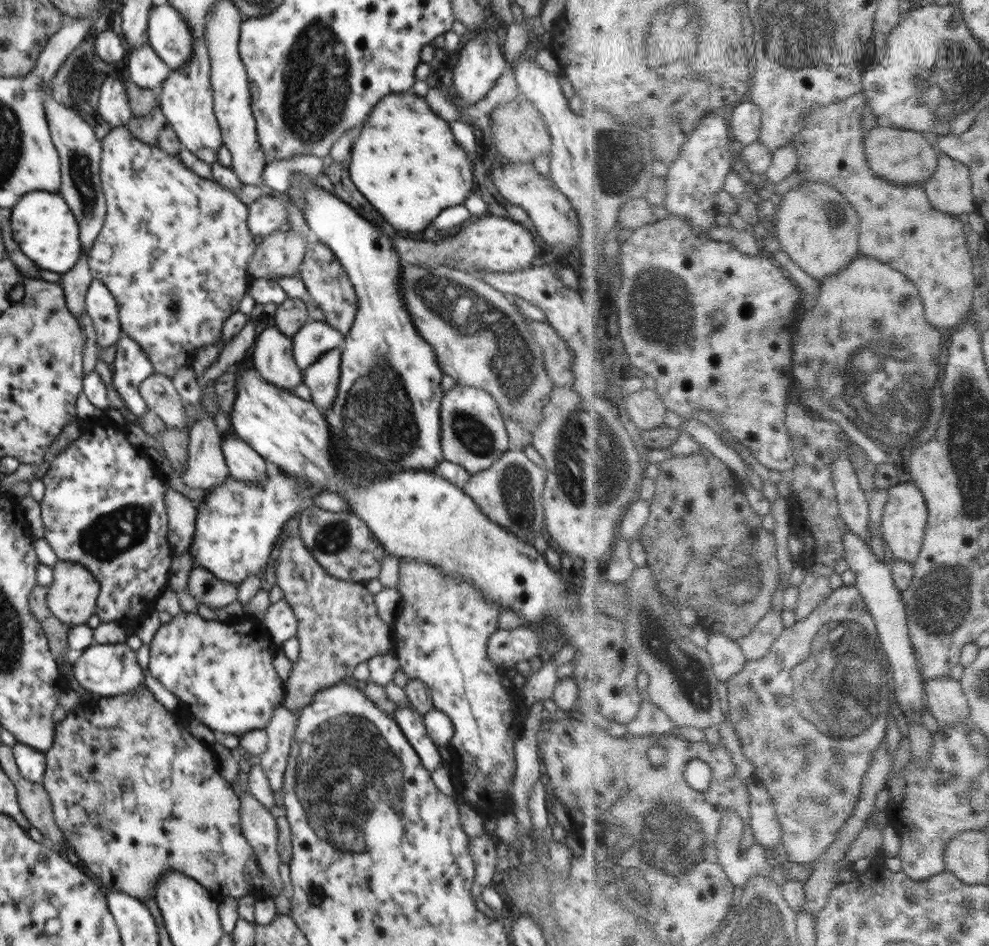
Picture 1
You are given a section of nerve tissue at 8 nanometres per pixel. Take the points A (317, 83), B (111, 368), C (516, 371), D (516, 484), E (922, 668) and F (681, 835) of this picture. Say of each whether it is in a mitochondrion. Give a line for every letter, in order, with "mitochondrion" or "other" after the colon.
A: mitochondrion
B: other
C: mitochondrion
D: mitochondrion
E: other
F: mitochondrion

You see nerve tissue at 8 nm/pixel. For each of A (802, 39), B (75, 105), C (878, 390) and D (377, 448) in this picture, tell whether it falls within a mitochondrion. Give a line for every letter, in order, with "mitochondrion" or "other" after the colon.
A: mitochondrion
B: other
C: mitochondrion
D: mitochondrion

